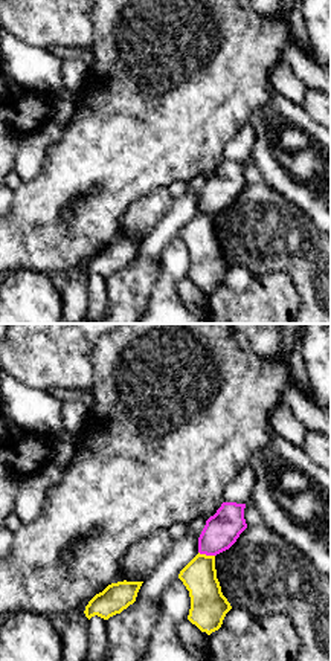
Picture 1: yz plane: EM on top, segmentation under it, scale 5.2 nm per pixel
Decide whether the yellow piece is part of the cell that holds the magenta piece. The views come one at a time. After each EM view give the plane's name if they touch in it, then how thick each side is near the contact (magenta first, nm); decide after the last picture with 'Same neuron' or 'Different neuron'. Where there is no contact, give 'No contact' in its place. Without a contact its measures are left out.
Touches magenta in yz. Thickness 190 nm (magenta) against 180 nm

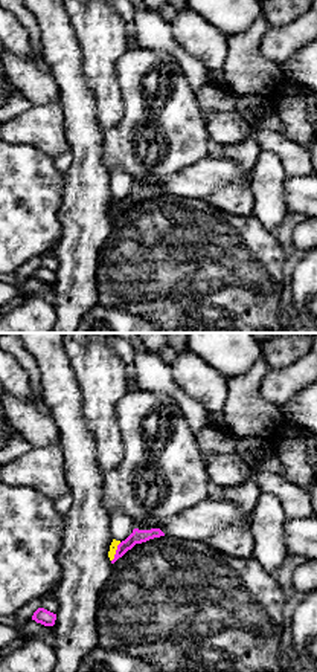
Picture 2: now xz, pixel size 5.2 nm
Touches magenta in xz. Thickness 80 nm (magenta) against 50 nm

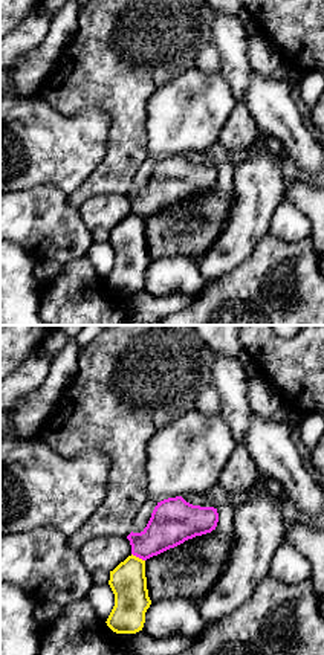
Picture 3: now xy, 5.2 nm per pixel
Touches magenta in xy. Thickness 240 nm (magenta) against 190 nm

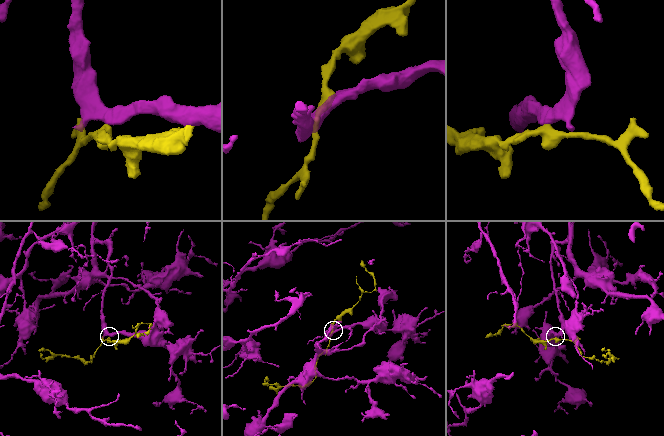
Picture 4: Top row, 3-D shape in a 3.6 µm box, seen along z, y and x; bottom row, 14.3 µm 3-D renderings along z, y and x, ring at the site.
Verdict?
Different neuron

